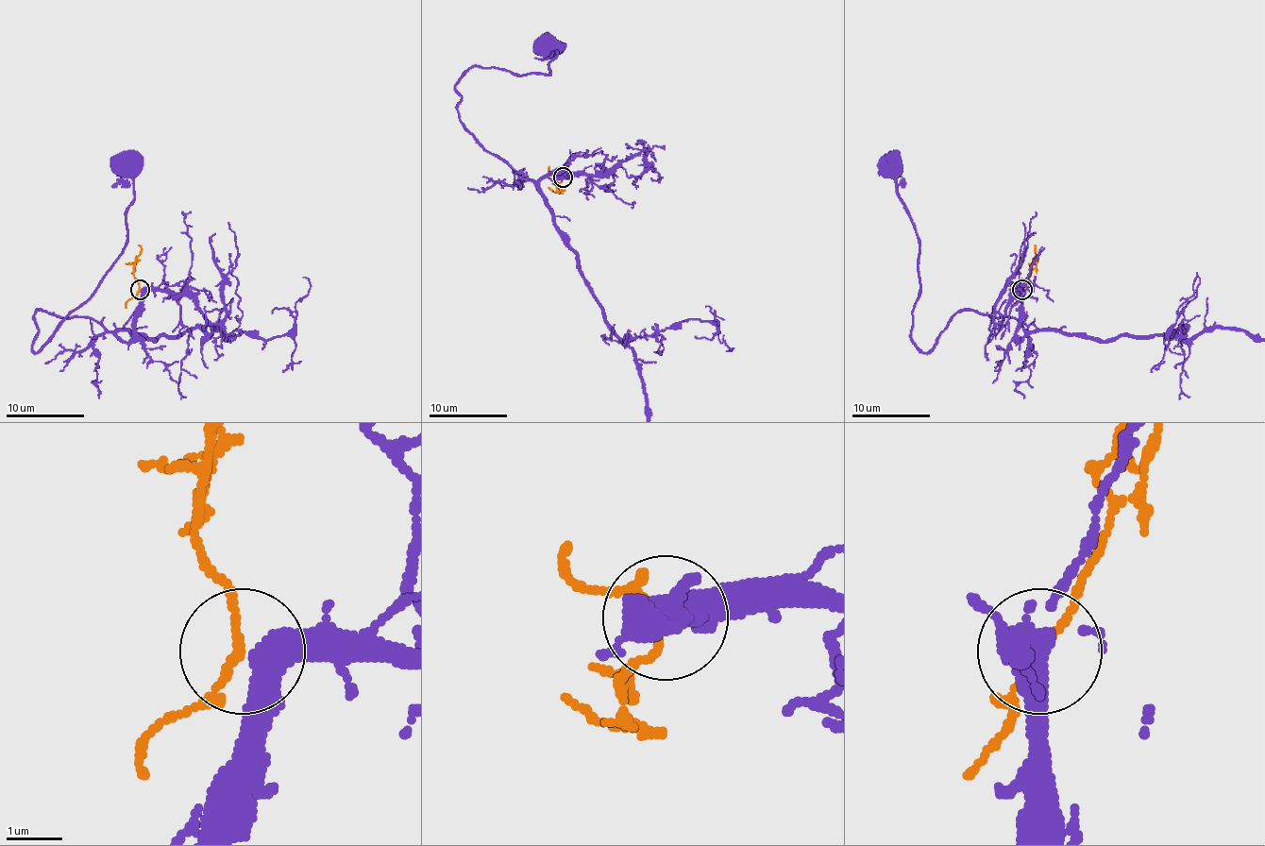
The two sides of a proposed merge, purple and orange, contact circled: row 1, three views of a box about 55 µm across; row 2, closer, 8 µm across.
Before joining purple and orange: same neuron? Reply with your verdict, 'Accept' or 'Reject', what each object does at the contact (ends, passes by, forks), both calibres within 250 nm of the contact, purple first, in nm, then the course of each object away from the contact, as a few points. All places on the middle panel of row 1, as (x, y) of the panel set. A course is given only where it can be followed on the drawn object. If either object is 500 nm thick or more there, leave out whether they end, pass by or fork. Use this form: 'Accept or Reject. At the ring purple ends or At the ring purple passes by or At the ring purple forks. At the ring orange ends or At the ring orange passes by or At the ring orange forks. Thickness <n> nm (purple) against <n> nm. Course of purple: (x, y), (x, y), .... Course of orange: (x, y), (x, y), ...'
Accept. At the ring purple passes by. At the ring orange passes by. Thickness 460 nm (purple) against 130 nm. Course of purple: (565, 177), (527, 180), (482, 145), (457, 109), (455, 88), (470, 67), (548, 75), (556, 51), (547, 45). Course of orange: (562, 177), (556, 186), (565, 190), (560, 190)

